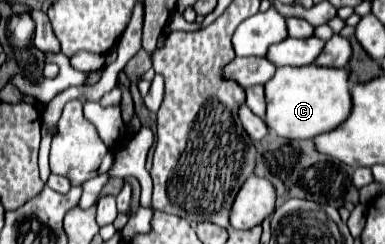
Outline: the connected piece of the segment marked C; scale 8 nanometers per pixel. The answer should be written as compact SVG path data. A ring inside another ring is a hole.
M305 65L299 69L277 69L265 83L265 125L271 133L285 139L313 139L341 125L351 111L349 73L345 67L331 69L319 65Z

